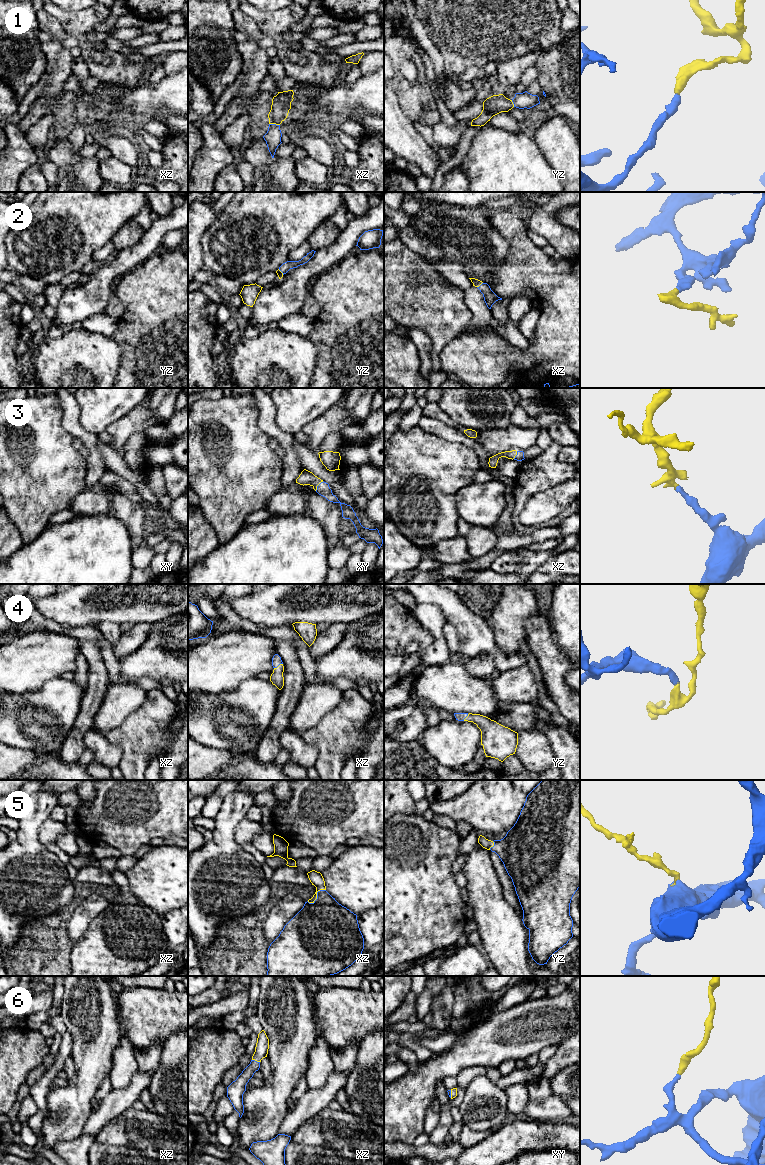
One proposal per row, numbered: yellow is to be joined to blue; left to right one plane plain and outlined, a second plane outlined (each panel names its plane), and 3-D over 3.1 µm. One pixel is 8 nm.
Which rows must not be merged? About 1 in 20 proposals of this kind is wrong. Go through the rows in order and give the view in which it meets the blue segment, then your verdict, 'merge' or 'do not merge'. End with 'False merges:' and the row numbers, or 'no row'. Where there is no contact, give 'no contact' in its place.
1: contact in xz; merge
2: contact in xz; merge
3: contact in xy; merge
4: contact in xz; merge
5: contact in xz; merge
6: contact in xz; merge
False merges: no row

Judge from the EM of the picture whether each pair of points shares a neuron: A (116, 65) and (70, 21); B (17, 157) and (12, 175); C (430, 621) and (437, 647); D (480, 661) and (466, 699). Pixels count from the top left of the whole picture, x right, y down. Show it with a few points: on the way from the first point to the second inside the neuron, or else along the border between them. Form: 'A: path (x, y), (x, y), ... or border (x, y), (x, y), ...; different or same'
A: path (99, 68), (89, 61), (82, 38); same
B: path (13, 161), (12, 171); same
C: path (436, 627), (438, 641); same
D: border (464, 663), (467, 671), (472, 676), (489, 680); different

